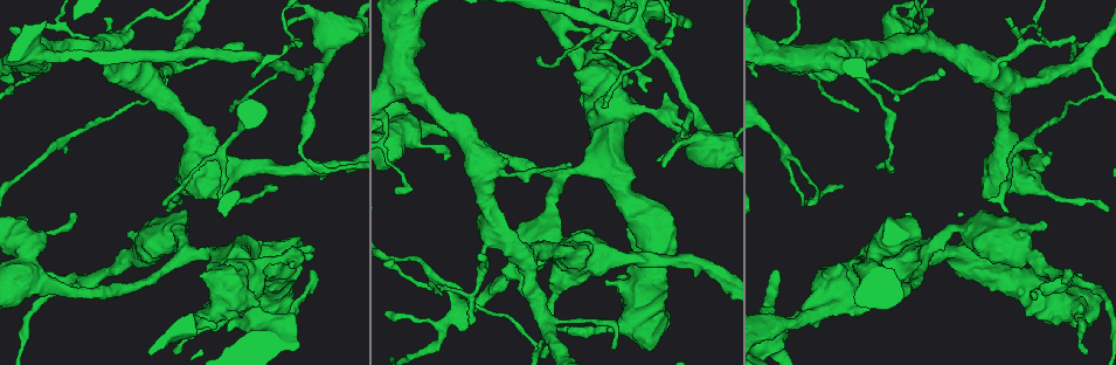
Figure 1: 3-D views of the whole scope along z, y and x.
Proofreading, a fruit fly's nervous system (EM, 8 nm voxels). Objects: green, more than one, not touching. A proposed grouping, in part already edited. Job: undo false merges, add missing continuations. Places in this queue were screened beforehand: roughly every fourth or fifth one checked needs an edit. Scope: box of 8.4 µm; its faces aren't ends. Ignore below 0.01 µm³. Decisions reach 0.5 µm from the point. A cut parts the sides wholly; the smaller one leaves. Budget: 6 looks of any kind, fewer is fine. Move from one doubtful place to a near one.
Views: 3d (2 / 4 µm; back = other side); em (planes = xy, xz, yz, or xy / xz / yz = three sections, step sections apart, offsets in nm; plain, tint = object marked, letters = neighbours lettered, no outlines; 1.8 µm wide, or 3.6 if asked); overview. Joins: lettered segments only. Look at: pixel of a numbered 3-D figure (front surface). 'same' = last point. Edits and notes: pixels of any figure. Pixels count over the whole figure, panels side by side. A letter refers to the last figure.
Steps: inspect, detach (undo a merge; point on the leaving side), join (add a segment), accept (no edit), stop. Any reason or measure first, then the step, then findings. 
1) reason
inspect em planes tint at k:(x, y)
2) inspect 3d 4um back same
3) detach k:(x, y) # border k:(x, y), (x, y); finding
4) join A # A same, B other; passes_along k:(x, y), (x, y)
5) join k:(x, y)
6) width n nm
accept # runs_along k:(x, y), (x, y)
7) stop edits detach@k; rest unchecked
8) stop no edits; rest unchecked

a narrow waist
inspect 3d 4um back at 1:(627, 111)

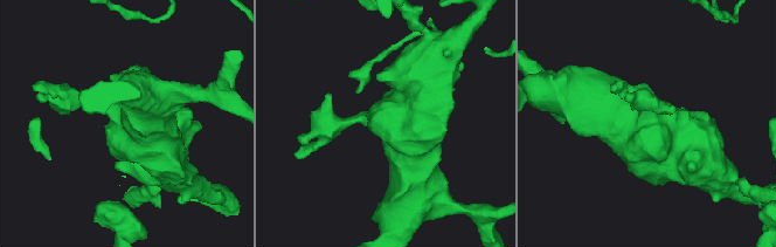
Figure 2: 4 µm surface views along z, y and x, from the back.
inspect em 3.6um planes letters at 2:(123, 115)

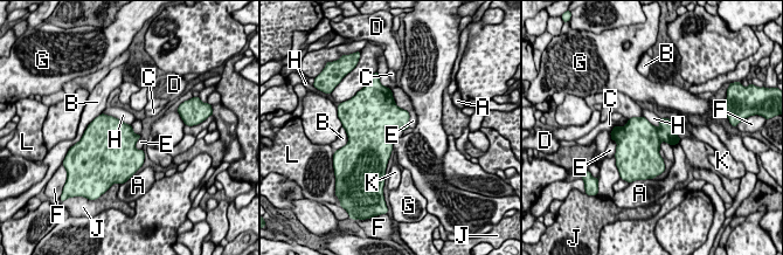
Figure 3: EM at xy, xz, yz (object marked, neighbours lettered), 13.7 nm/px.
accept # A other, B other, C other, D other, E other, F other, G other, H other, J other, K other, L other; border 3:(103, 112), (131, 125); continuous, no second neuron

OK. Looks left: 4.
thin end
inspect em 3.6um planes tint at 1:(272, 186)

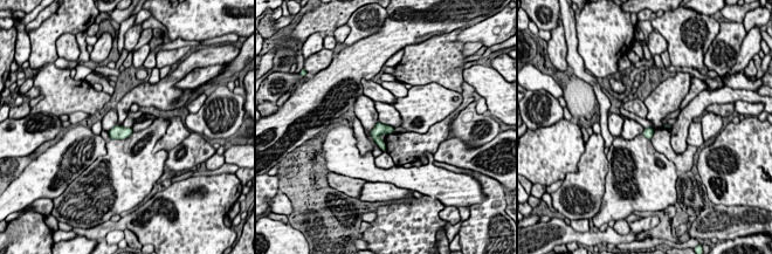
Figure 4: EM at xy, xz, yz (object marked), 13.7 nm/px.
inspect em 3.6um planes letters same

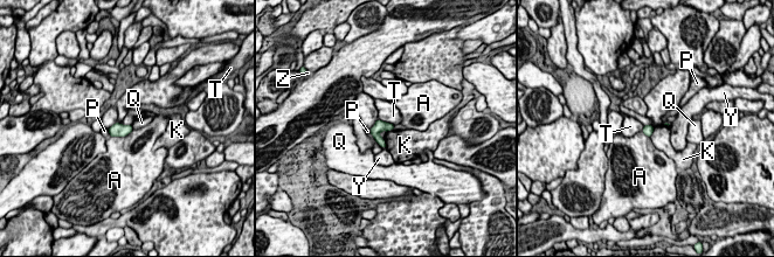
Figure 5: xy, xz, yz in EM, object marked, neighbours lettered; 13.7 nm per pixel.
width 140 nm; longest_contact A 360 nm
accept # A other, K other, P other, Q other, T other, Y other, Z other; no lettered segment goes on from it

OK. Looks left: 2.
sudden change in width
inspect em 3.6um planes letters at 1:(1074, 306)

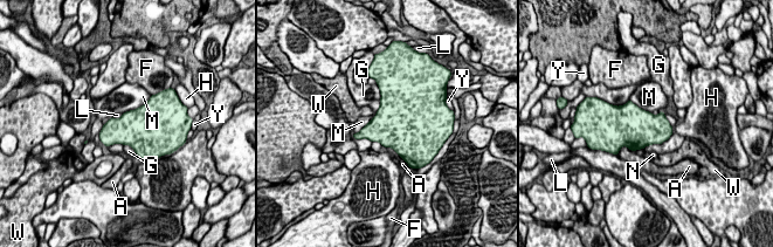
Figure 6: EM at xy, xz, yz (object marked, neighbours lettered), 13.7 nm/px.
accept # A other, F other, G other, H other, L other, M other, N other, W other, Y other; border 6:(380, 100), (380, 105), (370, 121); continuous, no second neuron

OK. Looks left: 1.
stop no edits; rest unchecked

